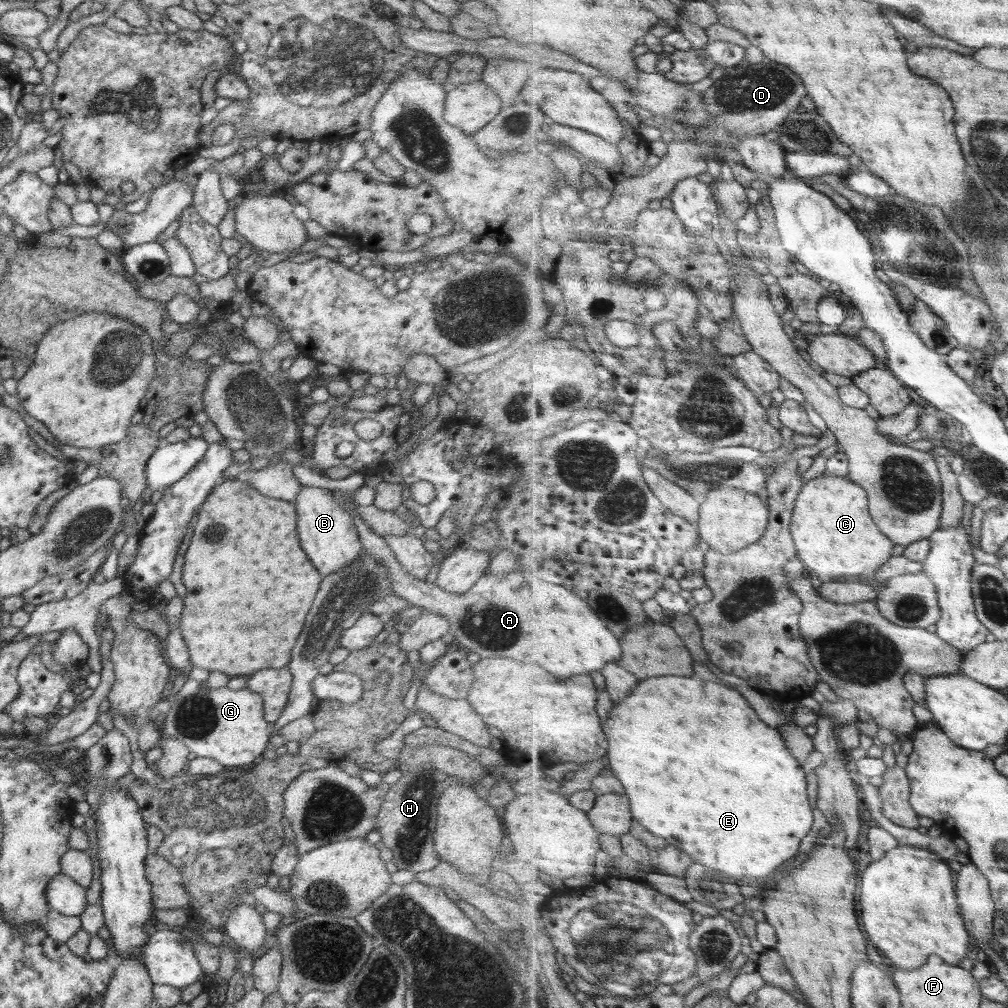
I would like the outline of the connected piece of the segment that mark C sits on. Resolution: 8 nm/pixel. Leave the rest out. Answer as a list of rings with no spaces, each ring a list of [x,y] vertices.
[[[828,473],[803,486],[792,529],[799,557],[824,583],[849,575],[860,578],[875,575],[890,562],[897,544],[874,520],[866,487],[849,477]]]

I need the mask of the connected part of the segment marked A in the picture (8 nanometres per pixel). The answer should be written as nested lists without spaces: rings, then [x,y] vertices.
[[[340,490],[330,491],[330,494],[352,516],[360,542],[364,550],[371,554],[381,565],[386,566],[392,581],[392,590],[396,596],[404,598],[412,606],[422,606],[425,612],[442,614],[450,623],[450,633],[454,635],[454,646],[467,650],[470,654],[480,655],[480,658],[514,658],[526,664],[542,664],[552,674],[560,678],[572,678],[578,674],[602,672],[608,662],[620,663],[625,657],[622,640],[608,628],[606,622],[591,607],[588,599],[580,598],[574,590],[567,586],[557,585],[542,579],[527,579],[526,575],[518,570],[503,575],[485,574],[481,576],[464,594],[449,593],[442,590],[435,582],[414,578],[402,568],[392,549],[380,534],[376,534],[366,520],[359,516],[355,509],[353,495],[339,494]]]

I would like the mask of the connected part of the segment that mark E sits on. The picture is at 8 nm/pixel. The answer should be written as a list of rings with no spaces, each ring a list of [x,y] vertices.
[[[661,676],[643,680],[634,688],[634,692],[622,700],[606,720],[606,734],[609,736],[609,755],[606,761],[611,765],[613,773],[622,780],[630,797],[635,820],[639,820],[654,834],[669,840],[669,844],[677,846],[694,857],[696,863],[722,871],[737,878],[738,883],[747,882],[750,878],[764,878],[776,872],[786,860],[794,858],[802,846],[802,840],[810,834],[810,826],[814,828],[814,808],[810,810],[808,796],[808,774],[802,762],[789,749],[785,735],[777,727],[772,727],[760,719],[758,712],[752,708],[738,690],[722,686],[718,682],[700,679],[698,676]]]

